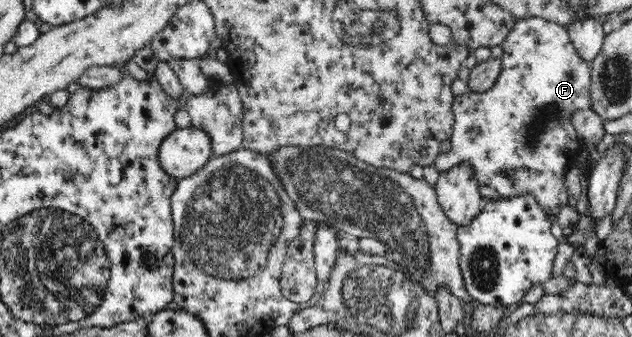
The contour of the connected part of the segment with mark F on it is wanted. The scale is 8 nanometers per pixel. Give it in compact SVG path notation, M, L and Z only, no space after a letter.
M541 17L518 20L501 47L502 69L494 85L484 93L468 91L455 97L451 149L436 156L433 164L440 172L447 172L456 165L468 164L484 201L528 194L554 221L567 204L565 173L573 166L579 148L584 145L573 126L572 114L593 109L591 64L578 55L567 28Z

